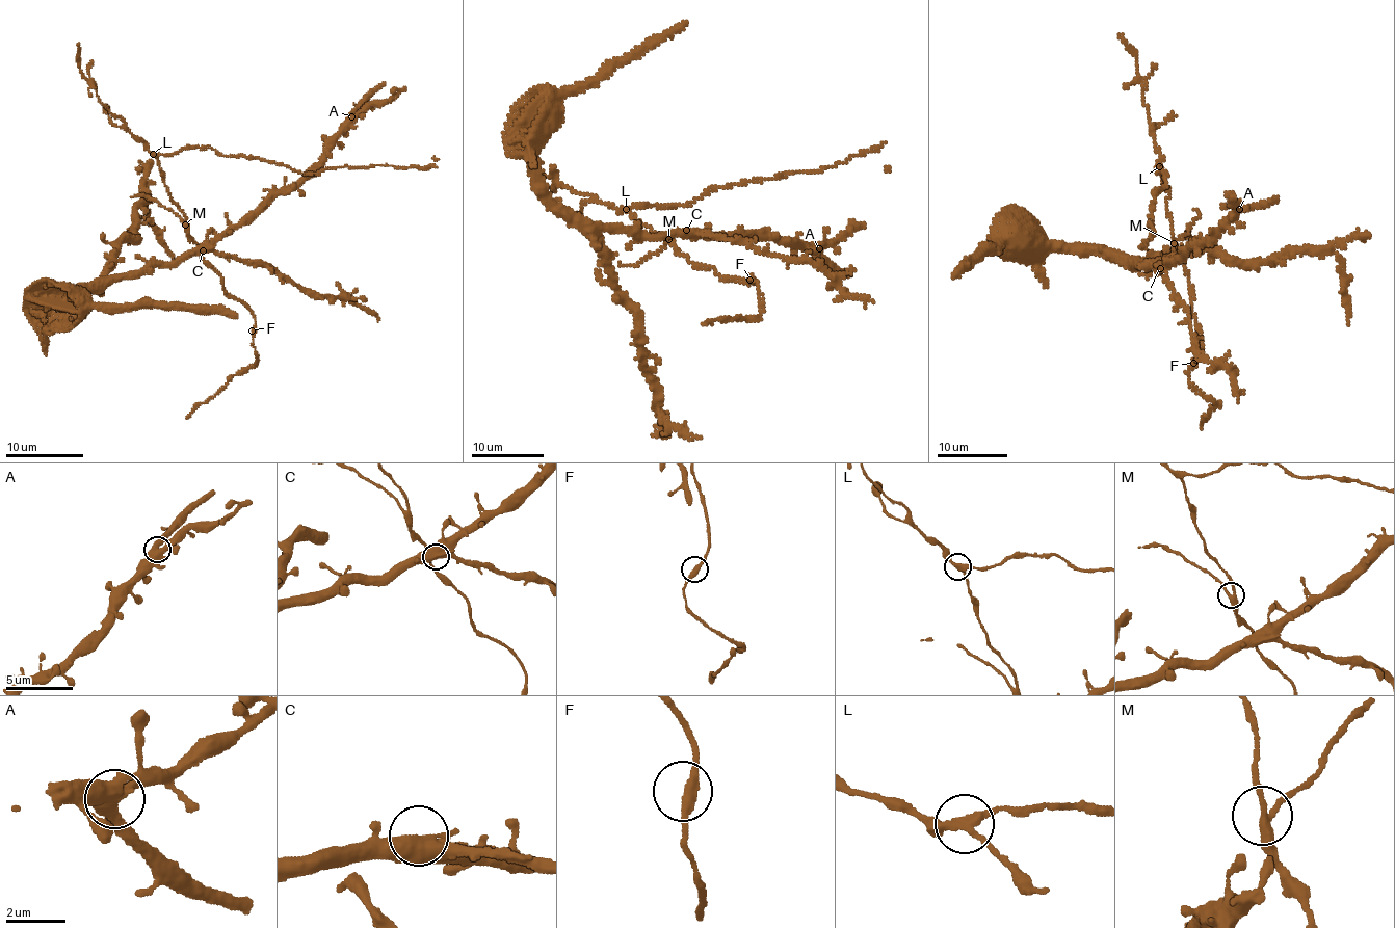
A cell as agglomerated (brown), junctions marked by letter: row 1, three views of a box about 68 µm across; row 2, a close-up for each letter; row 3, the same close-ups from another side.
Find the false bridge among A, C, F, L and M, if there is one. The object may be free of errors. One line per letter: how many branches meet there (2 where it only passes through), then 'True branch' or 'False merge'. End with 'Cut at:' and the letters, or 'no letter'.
A: Branches: 3. True branch
C: Branches: 3. True branch
F: Branches: 2. True branch
L: Branches: 3. False merge
M: Branches: 3. True branch
Cut at: L

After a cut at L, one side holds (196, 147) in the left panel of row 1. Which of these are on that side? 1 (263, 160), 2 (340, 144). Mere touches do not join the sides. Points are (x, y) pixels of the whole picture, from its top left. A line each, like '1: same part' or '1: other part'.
1: same part
2: other part

